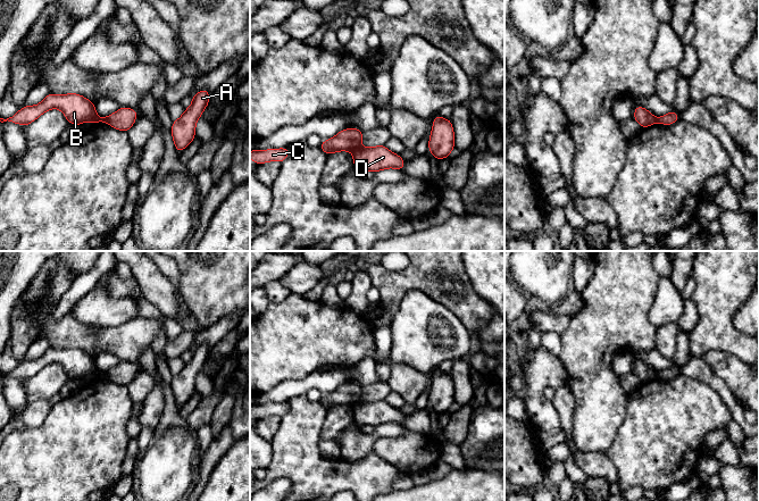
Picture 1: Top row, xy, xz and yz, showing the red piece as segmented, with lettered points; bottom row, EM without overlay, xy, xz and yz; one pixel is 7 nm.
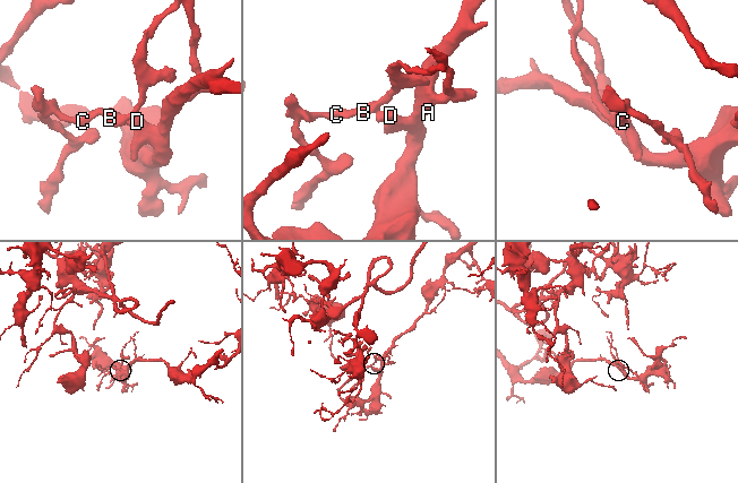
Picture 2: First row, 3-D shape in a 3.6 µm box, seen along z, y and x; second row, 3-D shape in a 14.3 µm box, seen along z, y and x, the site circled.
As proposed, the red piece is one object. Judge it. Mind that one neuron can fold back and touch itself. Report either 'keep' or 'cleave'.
cleave

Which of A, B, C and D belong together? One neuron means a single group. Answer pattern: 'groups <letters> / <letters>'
groups A D / B C

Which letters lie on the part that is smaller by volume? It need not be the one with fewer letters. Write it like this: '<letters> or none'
B, C

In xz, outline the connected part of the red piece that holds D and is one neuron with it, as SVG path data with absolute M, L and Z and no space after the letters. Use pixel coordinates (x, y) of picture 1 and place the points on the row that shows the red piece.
M385 145L360 148L353 151L353 165L359 170L374 173L386 168L403 170L404 160L397 153L391 152Z

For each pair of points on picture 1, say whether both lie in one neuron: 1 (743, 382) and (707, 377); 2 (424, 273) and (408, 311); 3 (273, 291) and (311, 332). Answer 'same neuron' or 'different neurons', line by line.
1: different neurons
2: different neurons
3: different neurons

